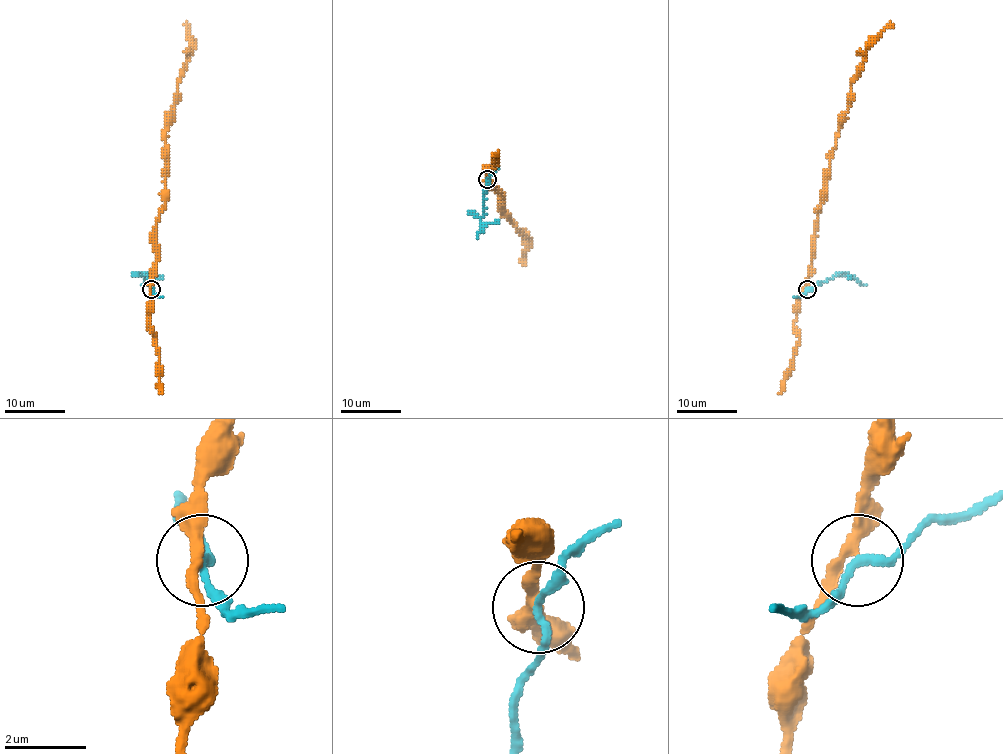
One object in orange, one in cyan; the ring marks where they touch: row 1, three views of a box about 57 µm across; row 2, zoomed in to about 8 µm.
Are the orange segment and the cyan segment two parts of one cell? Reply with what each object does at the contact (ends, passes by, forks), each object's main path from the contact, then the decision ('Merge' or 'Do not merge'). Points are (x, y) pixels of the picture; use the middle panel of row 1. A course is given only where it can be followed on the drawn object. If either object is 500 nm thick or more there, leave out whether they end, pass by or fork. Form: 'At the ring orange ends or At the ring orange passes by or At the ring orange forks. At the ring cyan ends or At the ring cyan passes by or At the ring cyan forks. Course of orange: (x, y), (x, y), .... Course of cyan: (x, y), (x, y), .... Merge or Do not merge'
At the ring orange passes by. At the ring cyan passes by. Course of orange: (487, 178), (493, 184), (491, 187), (502, 193), (504, 212), (528, 240), (528, 249), (523, 255), (525, 266). Course of cyan: (487, 178), (482, 225), (476, 239). Do not merge

